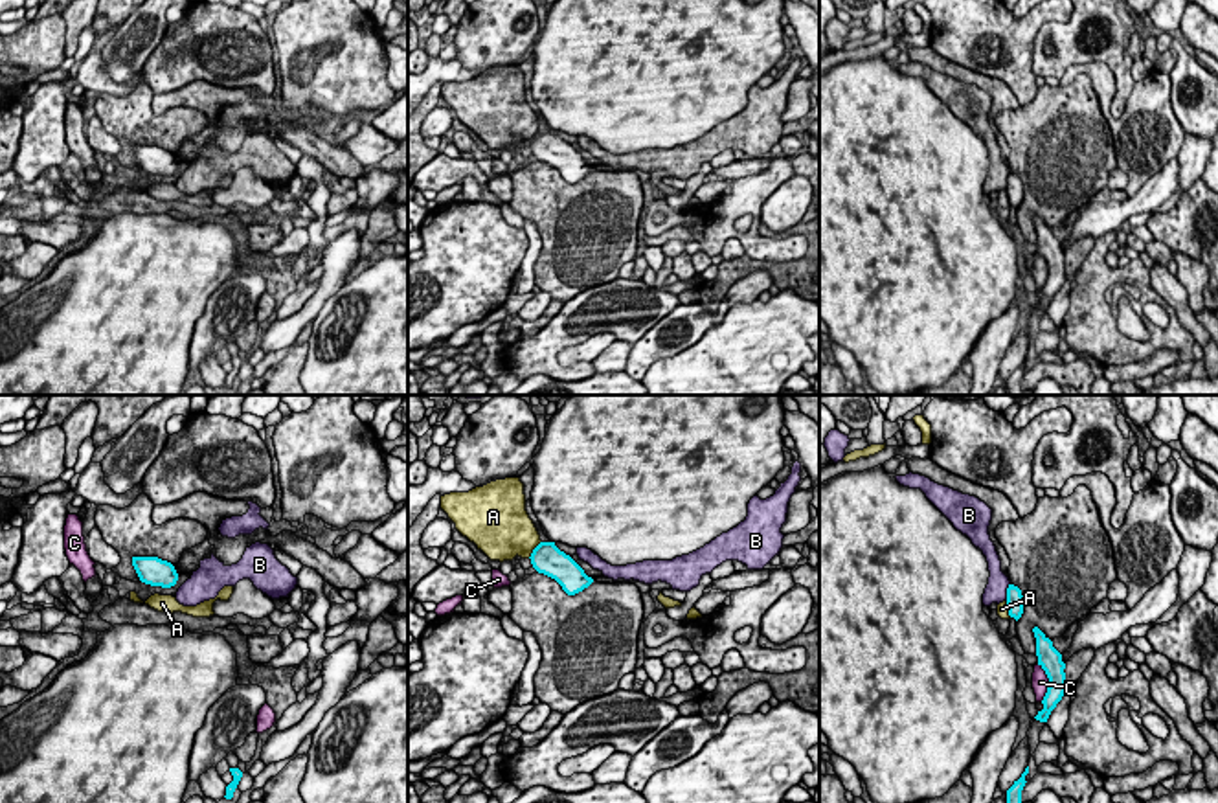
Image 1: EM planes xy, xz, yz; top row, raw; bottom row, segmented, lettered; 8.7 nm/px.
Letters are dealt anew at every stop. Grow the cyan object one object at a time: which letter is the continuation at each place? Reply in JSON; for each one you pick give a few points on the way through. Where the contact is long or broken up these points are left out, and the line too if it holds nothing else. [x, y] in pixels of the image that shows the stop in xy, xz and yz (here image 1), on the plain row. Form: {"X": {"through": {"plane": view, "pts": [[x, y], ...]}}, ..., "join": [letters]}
{"join": []}

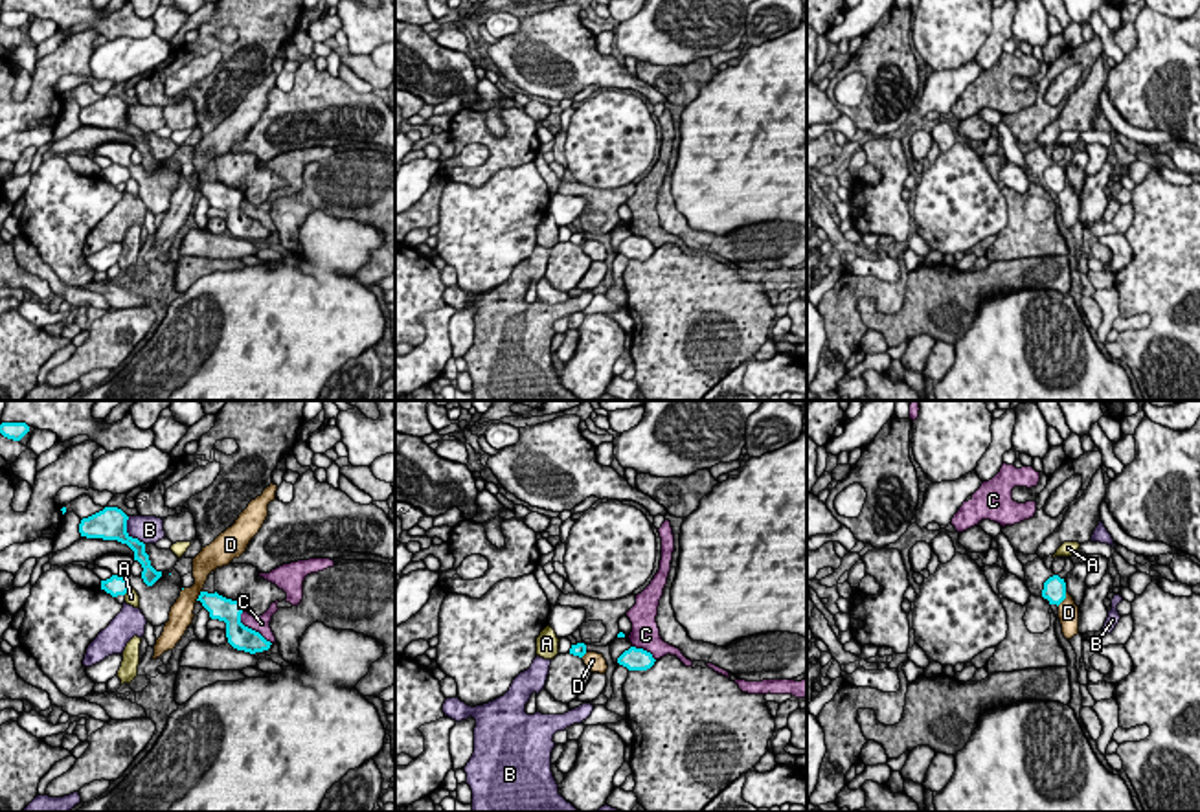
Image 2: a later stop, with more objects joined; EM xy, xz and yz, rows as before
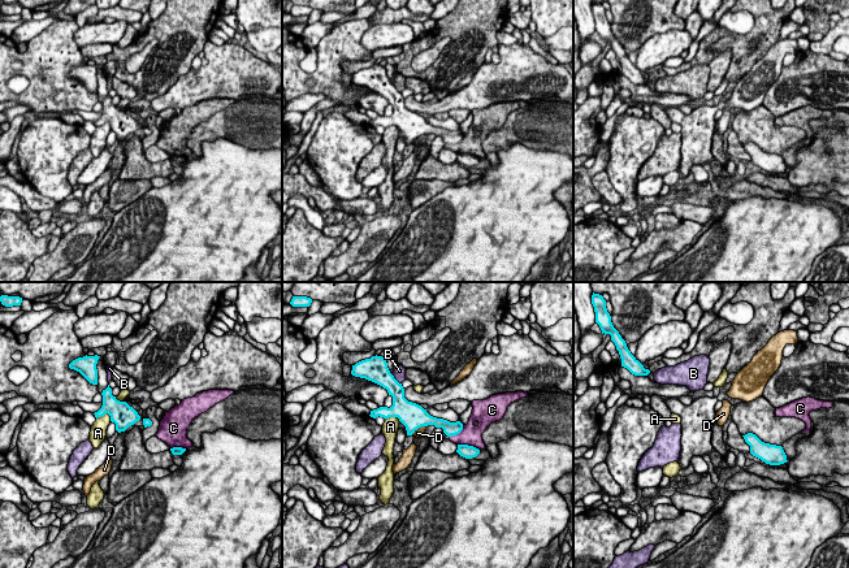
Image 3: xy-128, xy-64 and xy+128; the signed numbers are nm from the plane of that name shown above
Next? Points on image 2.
{"join": []}

